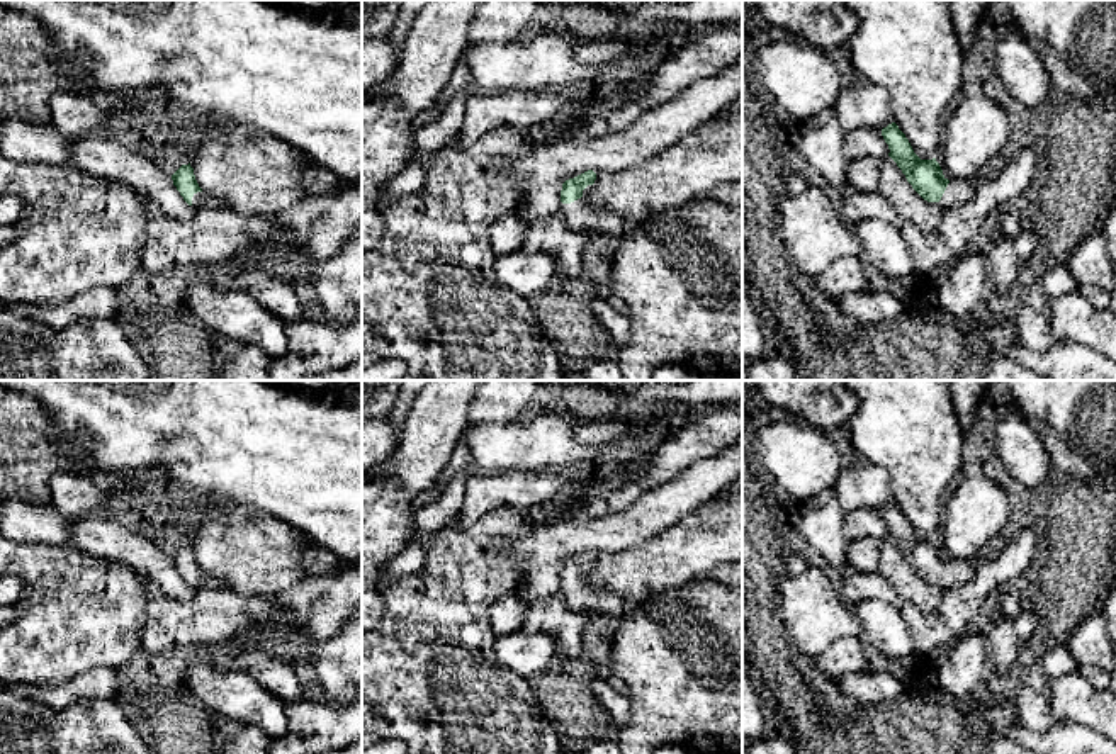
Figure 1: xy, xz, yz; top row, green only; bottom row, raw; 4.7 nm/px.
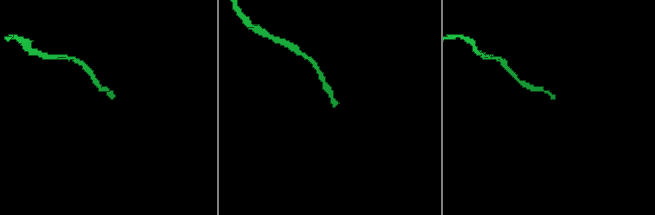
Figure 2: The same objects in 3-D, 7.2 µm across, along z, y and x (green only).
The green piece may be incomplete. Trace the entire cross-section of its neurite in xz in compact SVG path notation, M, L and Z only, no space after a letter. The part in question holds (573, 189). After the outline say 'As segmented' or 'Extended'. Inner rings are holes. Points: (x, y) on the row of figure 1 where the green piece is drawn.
M588 170L562 183L561 216L571 229L588 233L593 236L593 241L605 246L612 262L618 241L628 226L606 207L591 202L589 194L595 180L596 173Z. Extended

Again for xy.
M182 165L173 175L172 175L173 185L183 197L183 200L195 207L195 209L221 209L226 207L224 200L207 194L202 190L195 180L194 168L189 165Z. Extended

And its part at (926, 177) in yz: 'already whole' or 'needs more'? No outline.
needs more

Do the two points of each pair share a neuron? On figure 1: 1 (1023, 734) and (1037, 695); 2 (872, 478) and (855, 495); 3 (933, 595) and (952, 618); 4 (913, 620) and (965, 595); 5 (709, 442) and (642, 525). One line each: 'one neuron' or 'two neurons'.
1: two neurons
2: one neuron
3: two neurons
4: one neuron
5: two neurons

